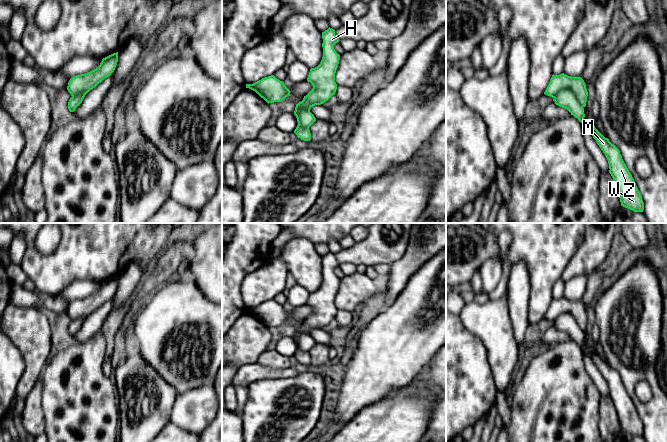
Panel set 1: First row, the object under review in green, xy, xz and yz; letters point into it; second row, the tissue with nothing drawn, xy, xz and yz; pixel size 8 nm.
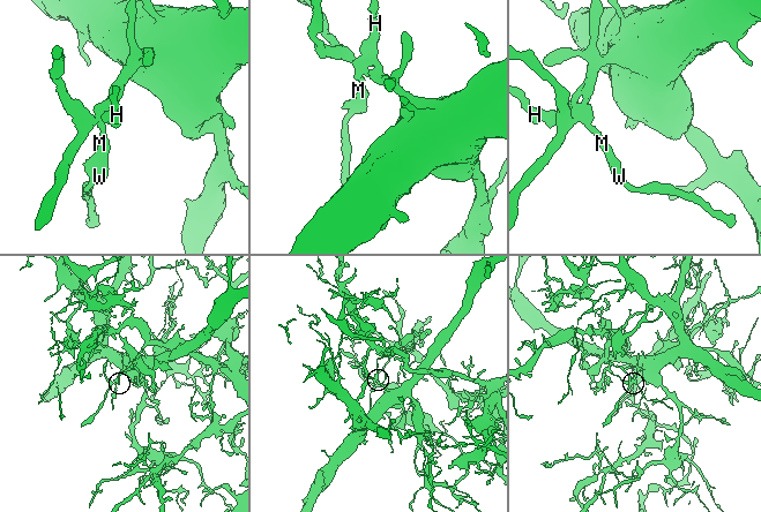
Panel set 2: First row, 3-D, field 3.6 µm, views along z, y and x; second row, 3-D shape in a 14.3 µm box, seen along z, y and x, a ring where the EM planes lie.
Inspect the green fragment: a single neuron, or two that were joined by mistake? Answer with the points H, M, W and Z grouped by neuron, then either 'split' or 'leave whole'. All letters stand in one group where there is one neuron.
H / M W Z; split

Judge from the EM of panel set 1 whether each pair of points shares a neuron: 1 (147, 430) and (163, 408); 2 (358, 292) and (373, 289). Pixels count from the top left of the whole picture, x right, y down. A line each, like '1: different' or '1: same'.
1: same
2: same

